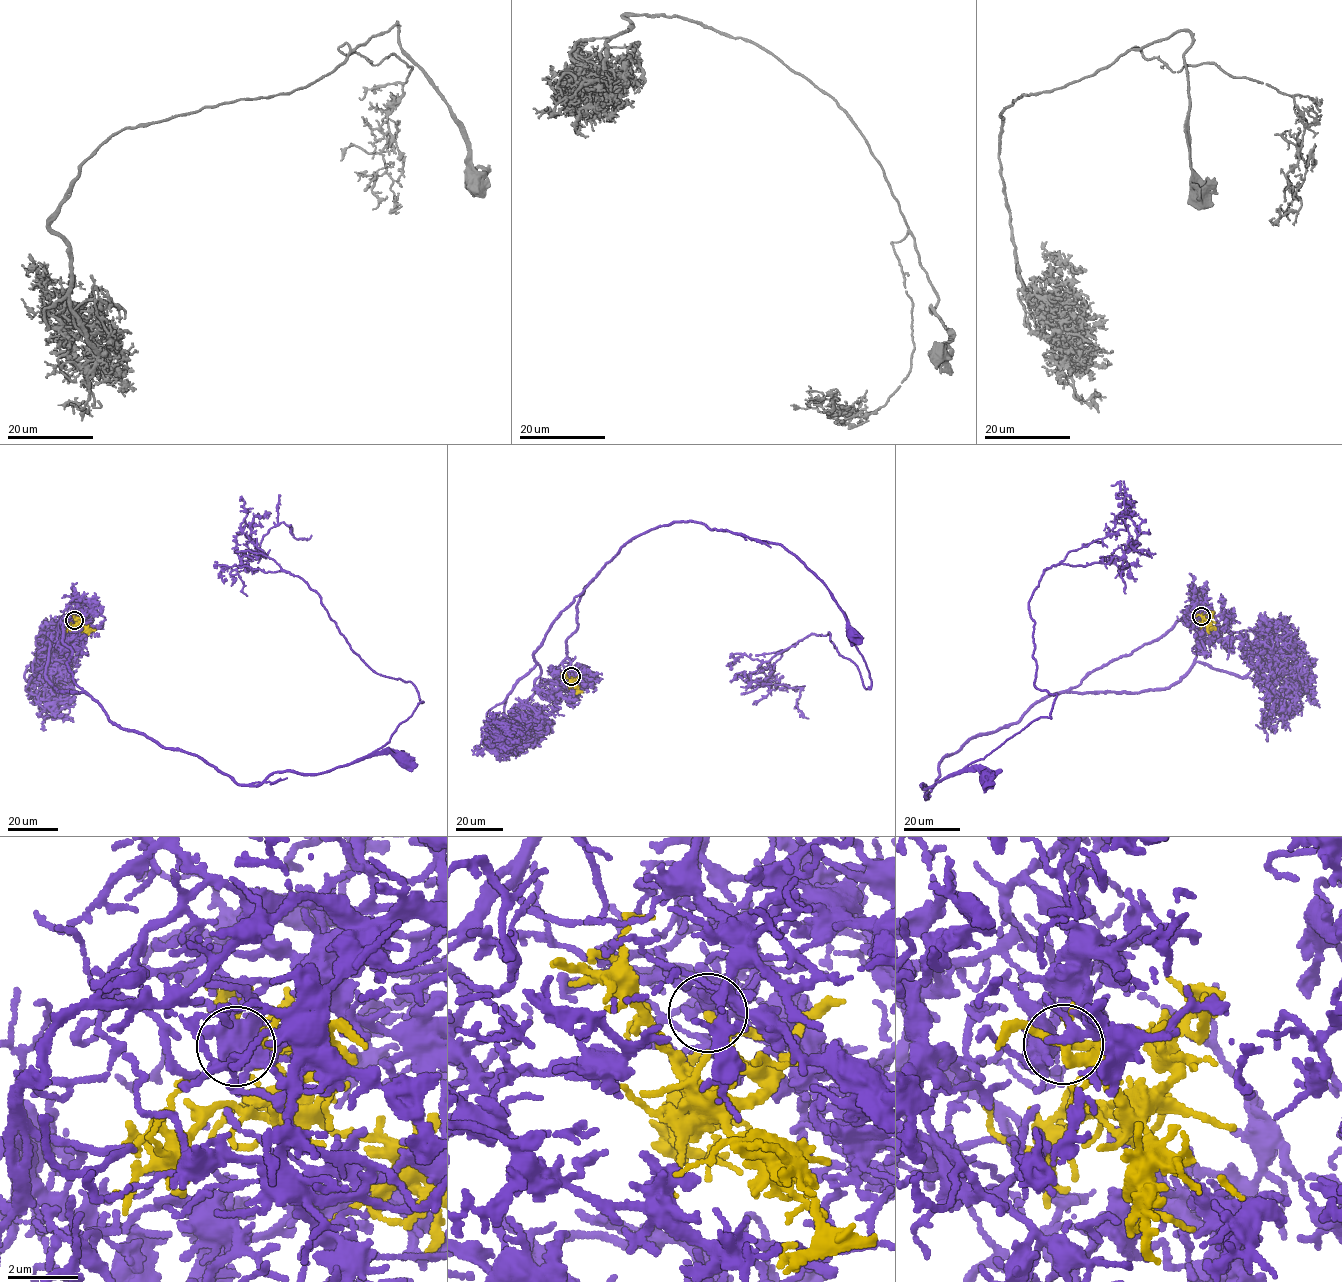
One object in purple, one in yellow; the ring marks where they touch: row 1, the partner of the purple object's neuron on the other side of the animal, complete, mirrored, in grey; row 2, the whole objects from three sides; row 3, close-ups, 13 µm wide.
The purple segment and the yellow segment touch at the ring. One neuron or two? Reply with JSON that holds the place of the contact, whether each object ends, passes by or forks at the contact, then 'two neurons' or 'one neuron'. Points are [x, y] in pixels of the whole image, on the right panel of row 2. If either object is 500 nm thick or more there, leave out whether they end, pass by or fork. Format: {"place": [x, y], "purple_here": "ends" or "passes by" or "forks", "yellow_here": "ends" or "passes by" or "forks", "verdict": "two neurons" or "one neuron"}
{"place": [1201, 616], "purple_here": "forks", "yellow_here": "passes by", "verdict": "one neuron"}

